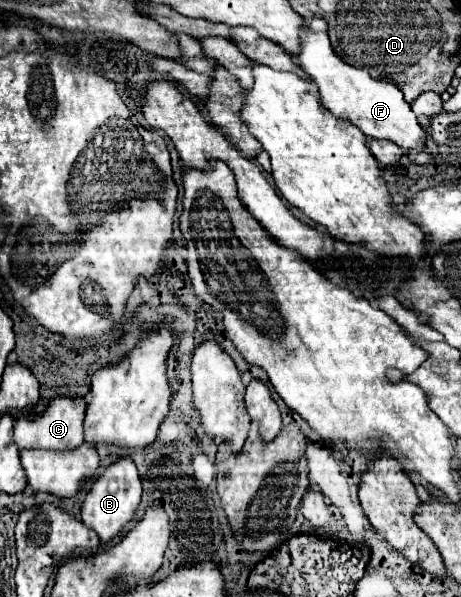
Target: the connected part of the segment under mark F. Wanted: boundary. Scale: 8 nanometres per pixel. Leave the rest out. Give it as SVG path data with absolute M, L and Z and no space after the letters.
M310 25L300 27L300 51L298 65L302 71L318 85L320 103L336 117L348 119L364 135L374 139L390 139L402 149L418 147L424 131L412 113L410 105L404 101L400 89L394 83L372 79L370 73L346 65L332 49L330 39L324 31L312 31Z

